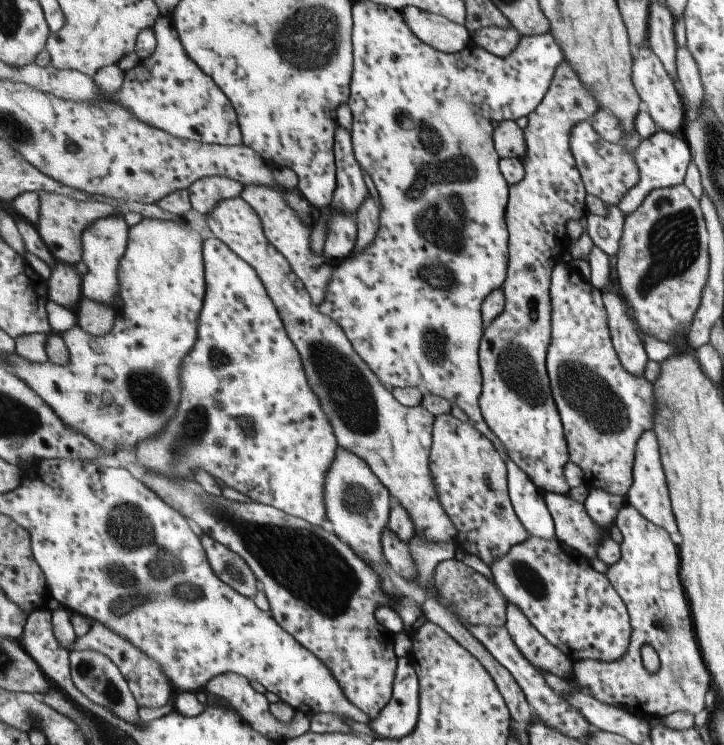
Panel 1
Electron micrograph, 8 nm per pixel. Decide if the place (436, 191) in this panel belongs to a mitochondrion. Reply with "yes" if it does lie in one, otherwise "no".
yes

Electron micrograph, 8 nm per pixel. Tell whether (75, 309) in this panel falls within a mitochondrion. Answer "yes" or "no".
no

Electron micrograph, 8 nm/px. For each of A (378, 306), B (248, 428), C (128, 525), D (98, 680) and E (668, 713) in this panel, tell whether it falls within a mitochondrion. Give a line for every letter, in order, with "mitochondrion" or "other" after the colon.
A: other
B: other
C: mitochondrion
D: mitochondrion
E: other

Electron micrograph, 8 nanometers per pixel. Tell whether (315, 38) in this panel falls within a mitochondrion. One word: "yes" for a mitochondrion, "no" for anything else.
yes

